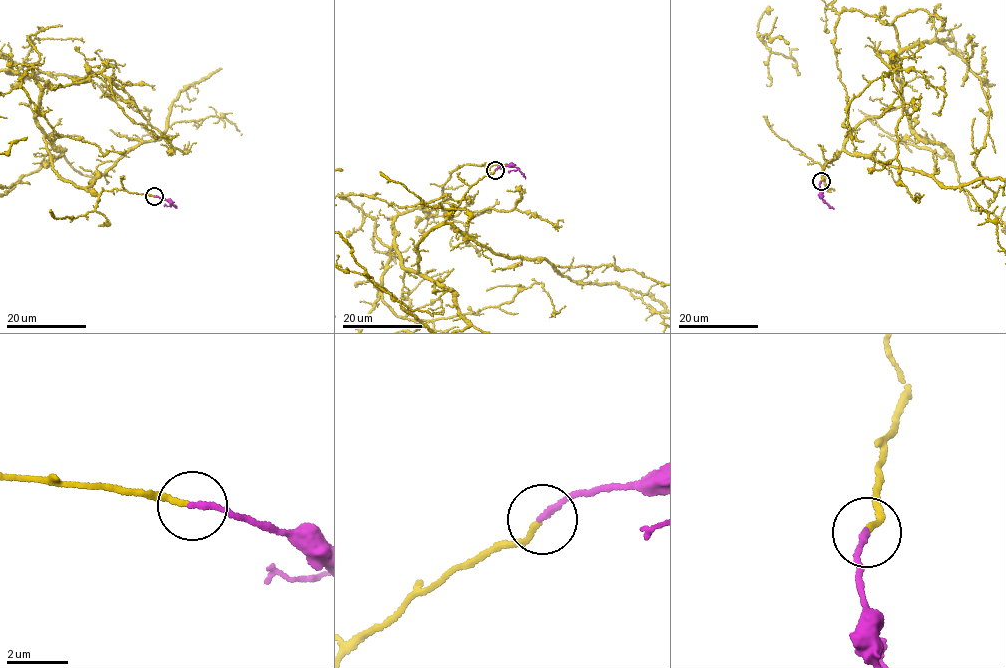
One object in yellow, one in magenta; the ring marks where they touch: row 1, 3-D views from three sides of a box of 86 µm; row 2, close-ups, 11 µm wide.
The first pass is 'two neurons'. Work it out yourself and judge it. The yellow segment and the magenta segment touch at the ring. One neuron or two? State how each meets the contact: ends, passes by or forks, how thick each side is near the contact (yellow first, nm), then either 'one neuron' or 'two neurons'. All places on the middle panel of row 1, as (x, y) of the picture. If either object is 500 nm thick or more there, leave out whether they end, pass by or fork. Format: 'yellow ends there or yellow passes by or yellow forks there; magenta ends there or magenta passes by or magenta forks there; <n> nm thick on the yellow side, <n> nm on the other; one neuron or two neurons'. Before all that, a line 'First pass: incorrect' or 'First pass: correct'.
First pass: incorrect
yellow ends there; magenta ends there; 180 nm thick on the yellow side, 200 nm on the other; one neuron

